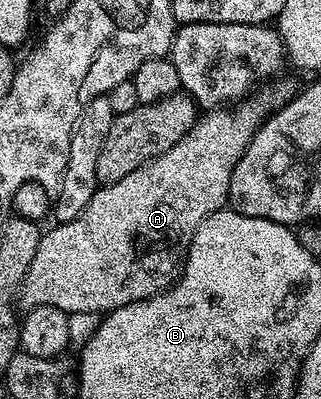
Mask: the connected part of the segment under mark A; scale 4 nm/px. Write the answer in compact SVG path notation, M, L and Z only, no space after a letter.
M272 80L254 95L230 107L204 112L172 149L137 167L137 171L129 171L125 179L96 189L93 199L89 199L89 207L77 219L52 224L52 229L39 238L33 263L19 286L18 304L23 304L24 310L48 305L68 315L106 315L131 301L145 301L170 289L183 272L197 227L201 227L208 215L228 204L231 176L253 135L266 118L295 96L297 85L283 80Z

